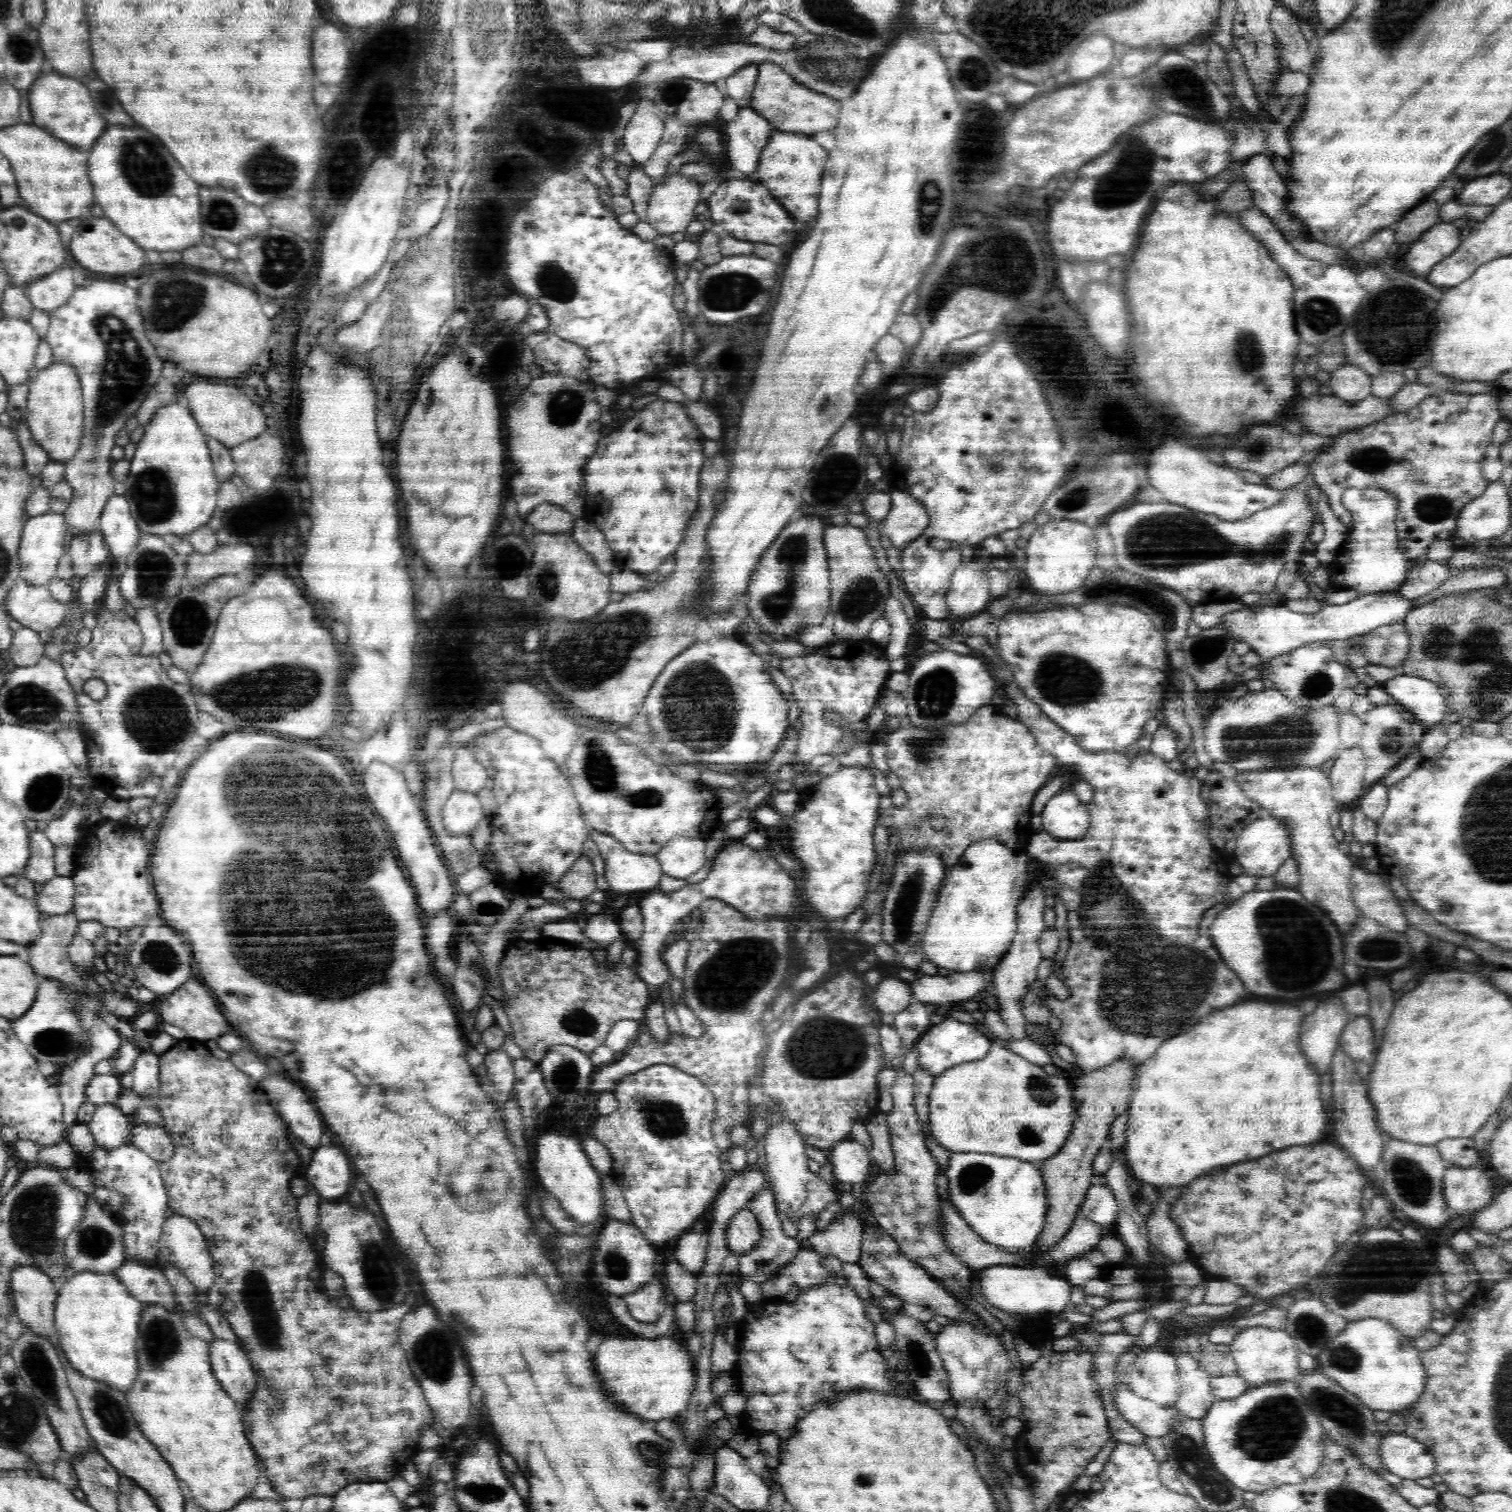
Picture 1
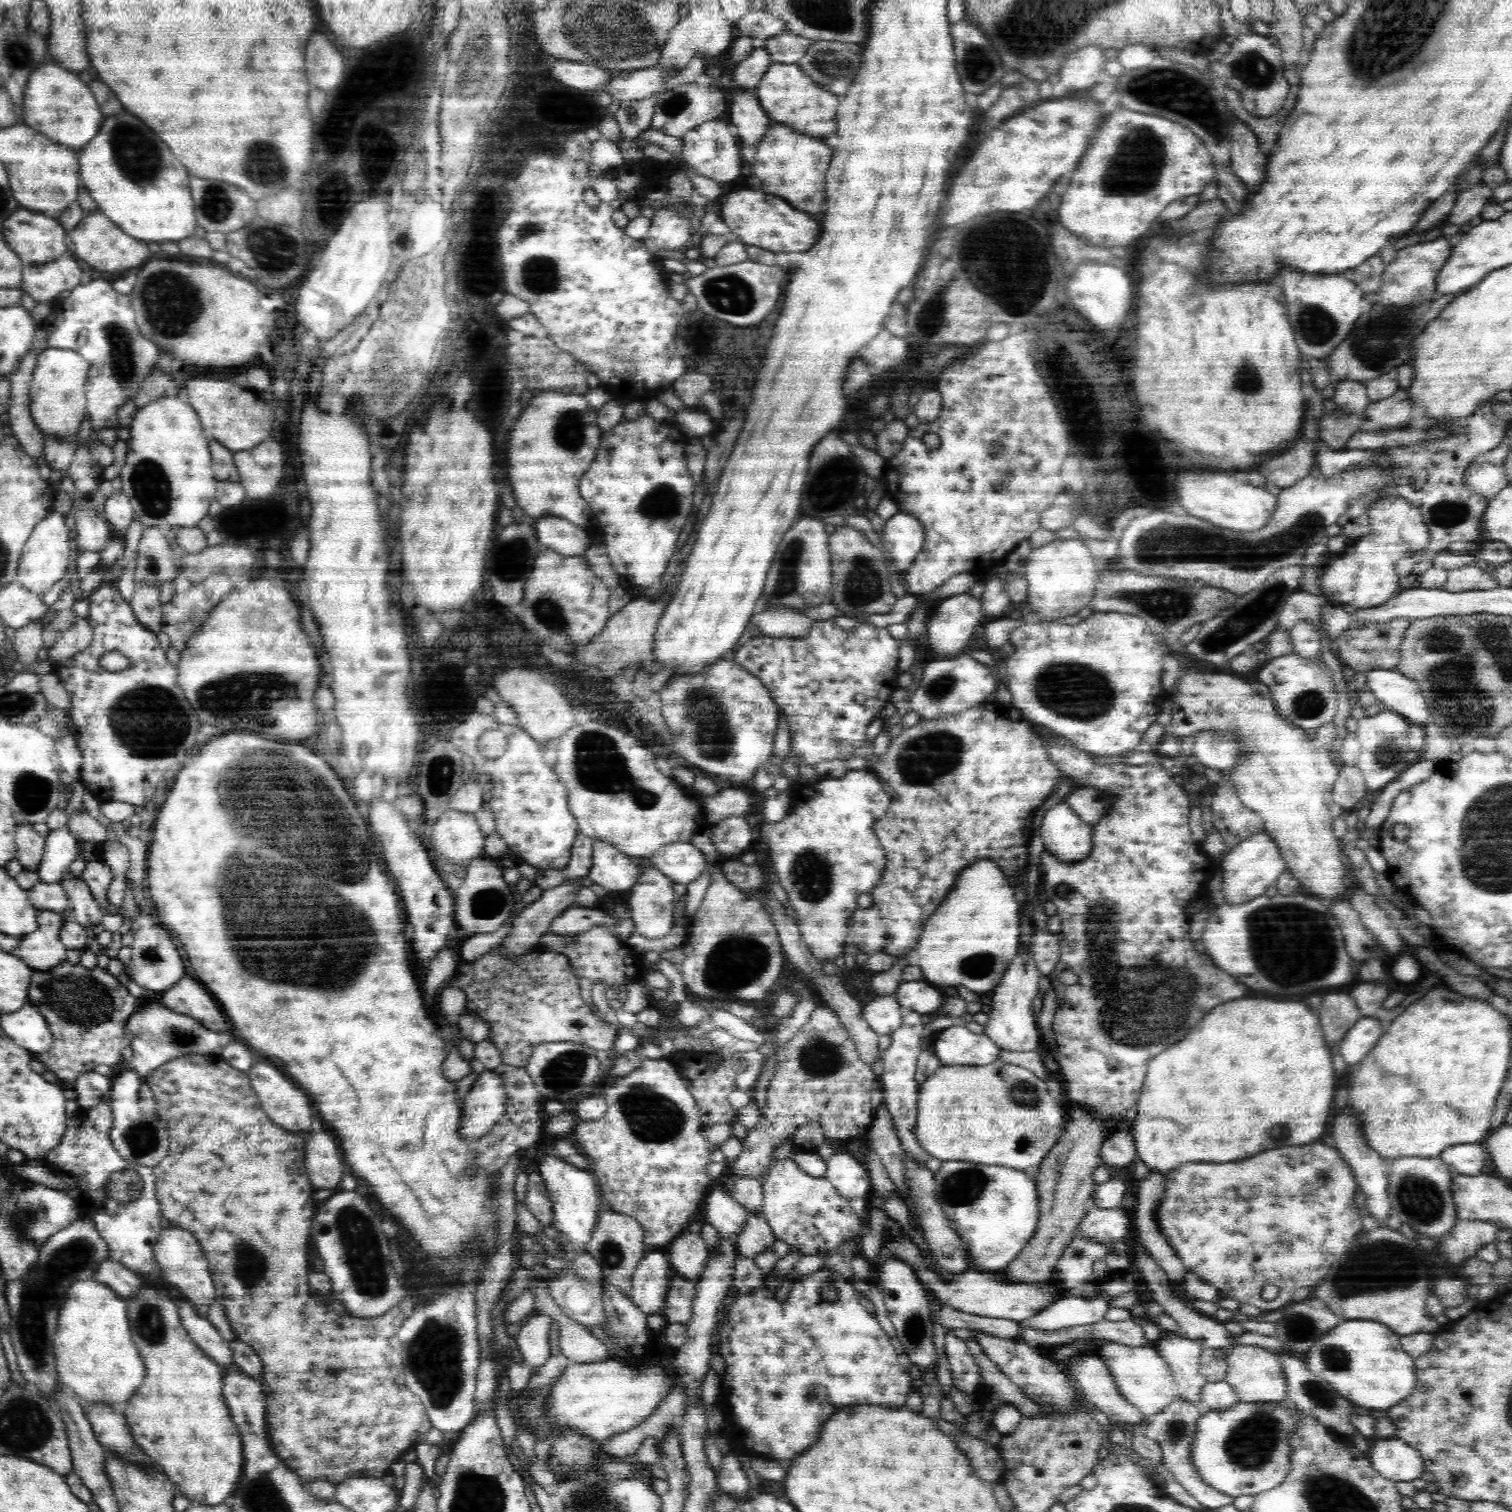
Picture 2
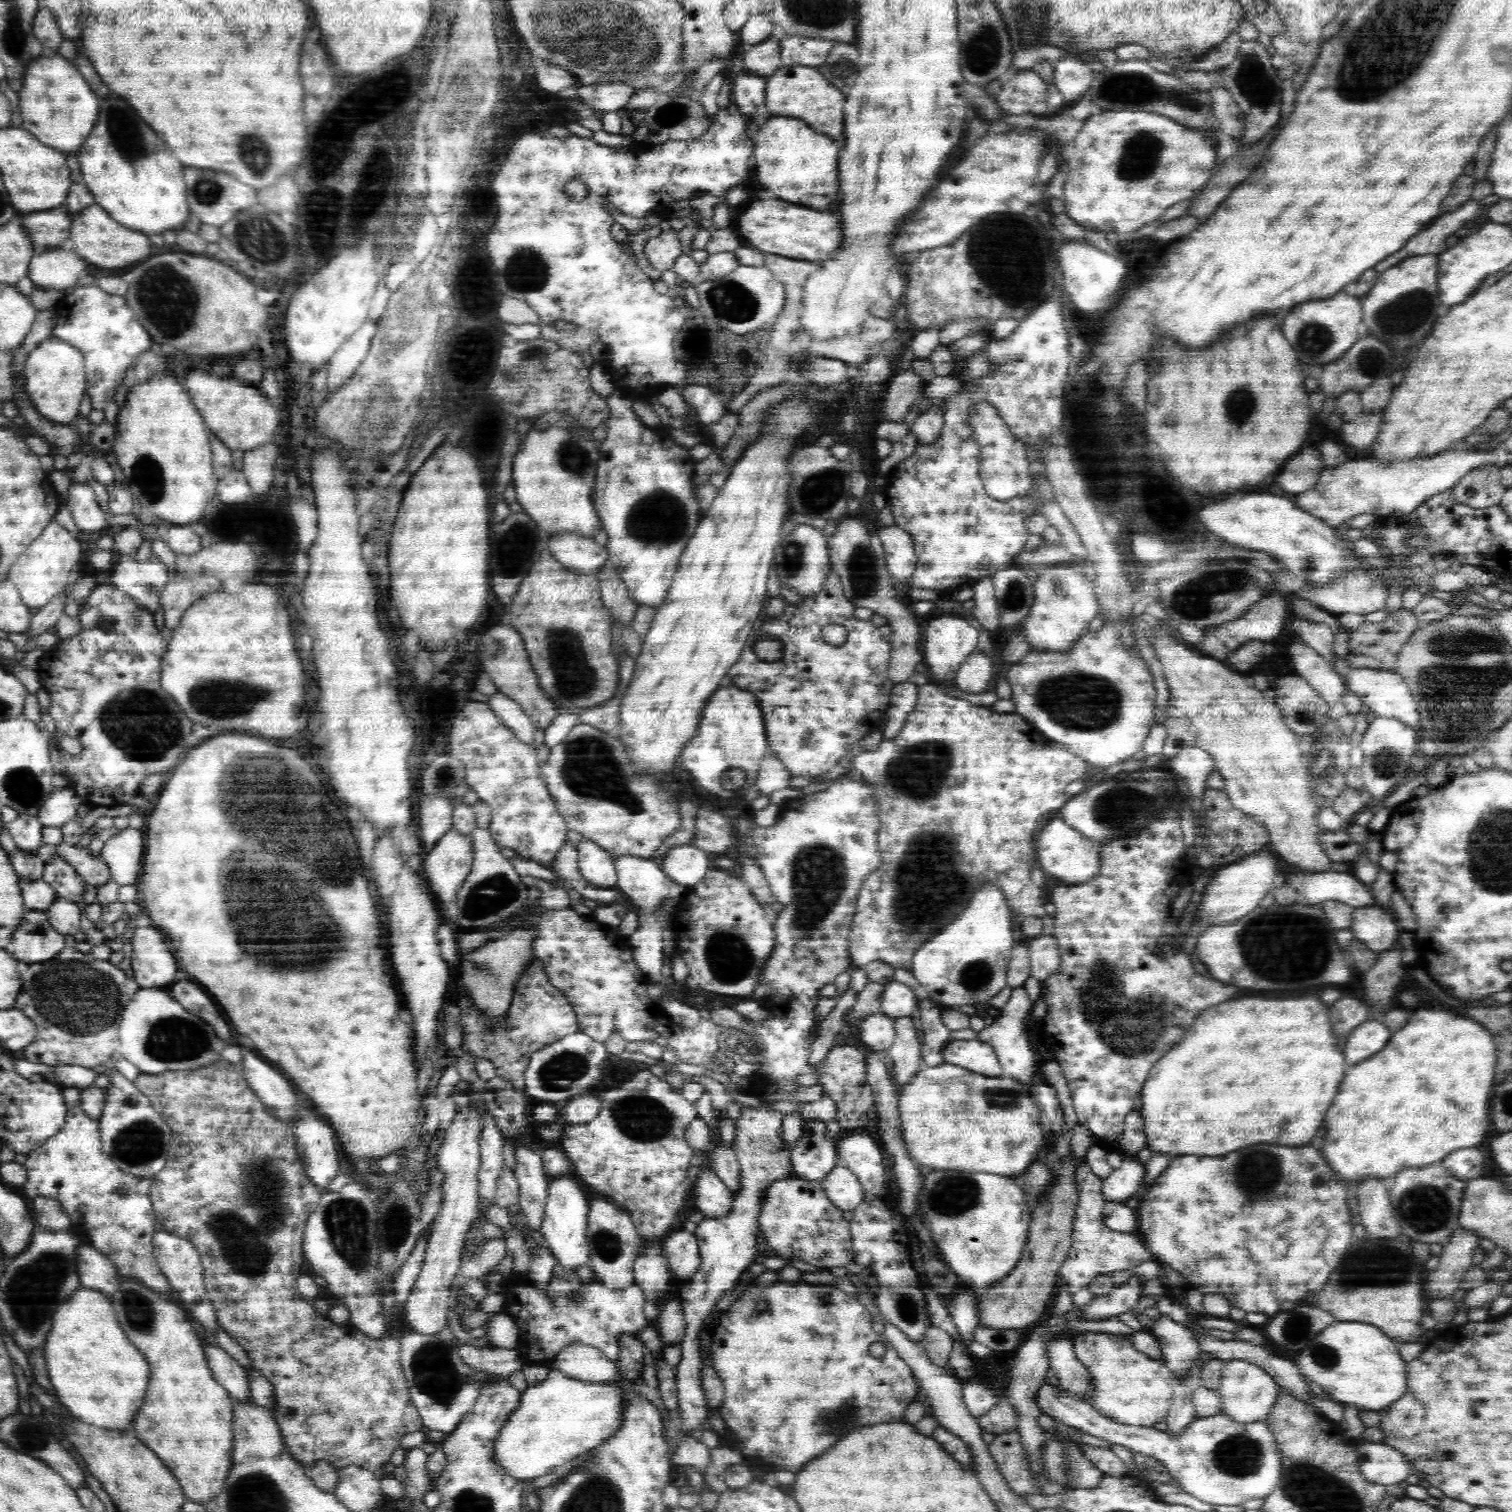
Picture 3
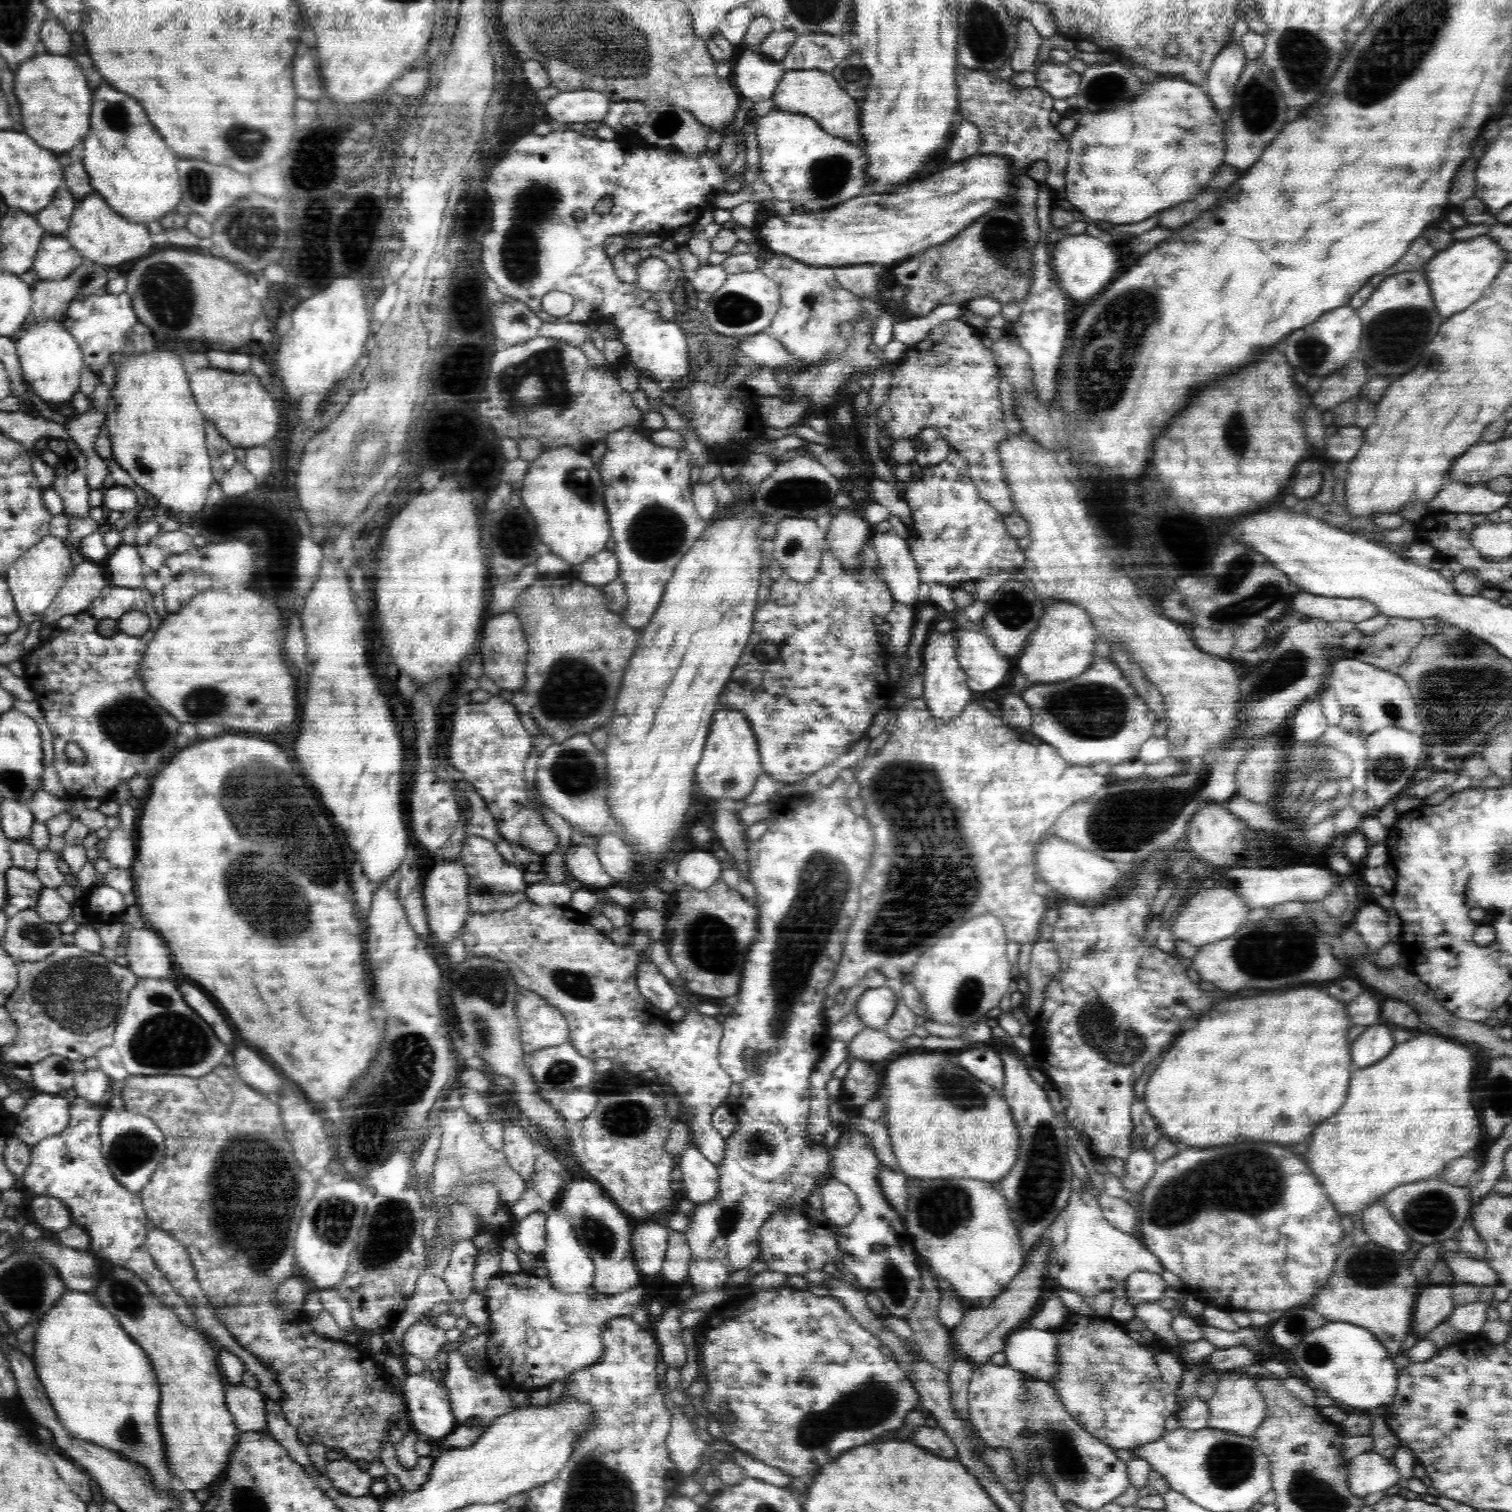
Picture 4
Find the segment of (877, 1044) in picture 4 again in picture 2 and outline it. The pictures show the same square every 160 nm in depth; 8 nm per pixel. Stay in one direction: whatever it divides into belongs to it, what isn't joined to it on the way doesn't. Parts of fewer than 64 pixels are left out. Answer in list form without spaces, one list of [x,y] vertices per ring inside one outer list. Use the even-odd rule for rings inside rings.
[[[896,994],[874,998],[863,1008],[863,1018],[872,1031],[880,1036],[889,1036],[901,1026],[906,1012],[896,1001]]]

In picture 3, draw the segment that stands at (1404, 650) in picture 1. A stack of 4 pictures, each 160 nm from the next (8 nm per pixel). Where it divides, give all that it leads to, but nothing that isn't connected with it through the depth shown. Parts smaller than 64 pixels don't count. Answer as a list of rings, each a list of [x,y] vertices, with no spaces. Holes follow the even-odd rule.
[[[1402,608],[1391,612],[1385,622],[1370,623],[1366,620],[1356,631],[1350,631],[1350,638],[1348,638],[1349,654],[1345,657],[1348,665],[1354,668],[1393,670],[1392,666],[1396,665],[1394,654],[1398,654],[1396,650],[1400,650],[1401,646],[1408,641],[1412,632],[1417,630],[1418,624],[1414,613]]]

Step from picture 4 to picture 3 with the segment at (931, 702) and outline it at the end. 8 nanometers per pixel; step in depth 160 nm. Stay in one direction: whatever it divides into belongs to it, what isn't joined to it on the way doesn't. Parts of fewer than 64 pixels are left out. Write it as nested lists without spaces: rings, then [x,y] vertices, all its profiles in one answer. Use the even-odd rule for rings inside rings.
[[[936,613],[934,618],[929,622],[926,631],[922,632],[924,644],[923,663],[930,670],[930,678],[937,682],[937,685],[946,684],[954,685],[954,678],[960,664],[974,652],[980,633],[974,626],[968,623],[968,618],[960,617],[954,613]]]

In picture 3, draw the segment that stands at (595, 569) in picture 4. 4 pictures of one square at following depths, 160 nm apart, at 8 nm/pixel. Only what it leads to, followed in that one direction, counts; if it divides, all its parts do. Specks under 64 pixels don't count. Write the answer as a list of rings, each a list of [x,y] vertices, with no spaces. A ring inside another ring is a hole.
[[[576,533],[551,536],[548,551],[562,566],[574,573],[588,576],[597,576],[609,560],[606,547]]]

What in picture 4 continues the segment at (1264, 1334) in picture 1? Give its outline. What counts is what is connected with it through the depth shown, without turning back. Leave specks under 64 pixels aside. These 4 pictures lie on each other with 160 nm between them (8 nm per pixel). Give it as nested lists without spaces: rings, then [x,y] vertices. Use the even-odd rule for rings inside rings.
[[[1234,1369],[1230,1371],[1219,1375],[1216,1392],[1207,1402],[1210,1411],[1207,1428],[1252,1437],[1255,1430],[1263,1423],[1267,1411],[1262,1393],[1257,1387],[1257,1377],[1236,1375],[1232,1373]]]

